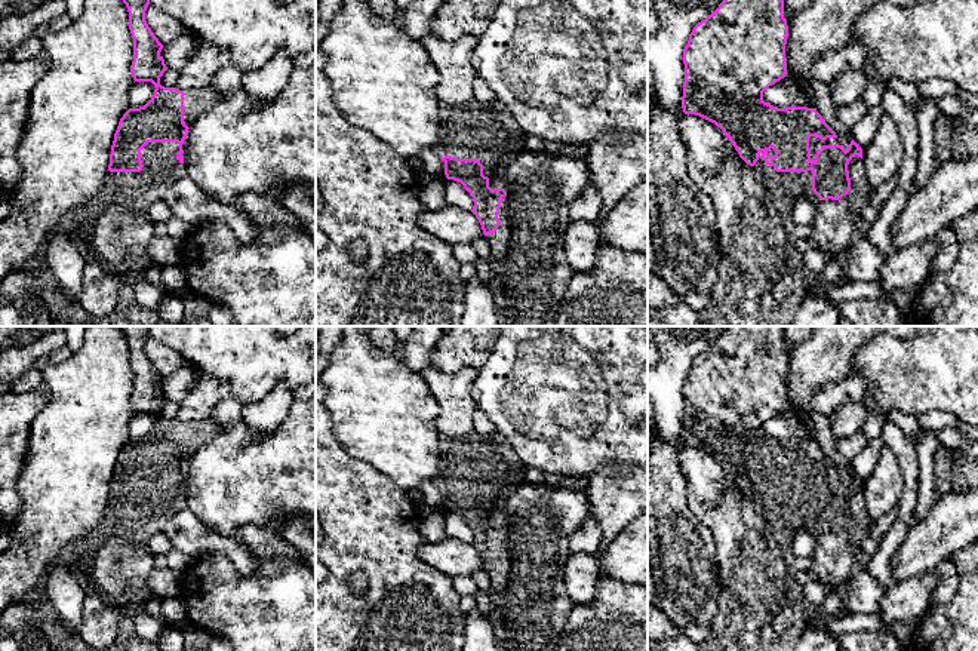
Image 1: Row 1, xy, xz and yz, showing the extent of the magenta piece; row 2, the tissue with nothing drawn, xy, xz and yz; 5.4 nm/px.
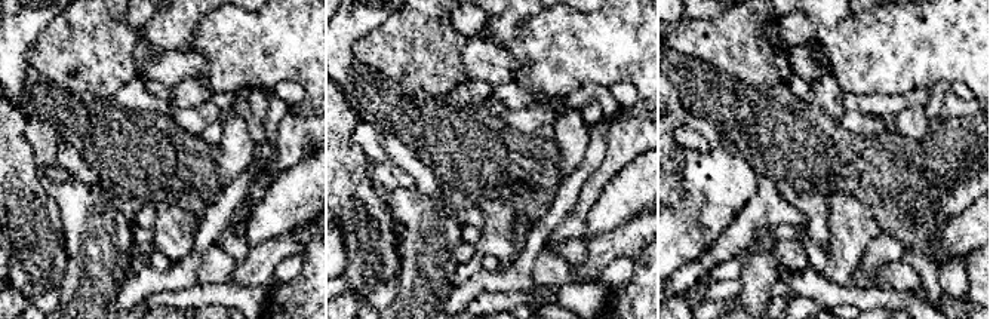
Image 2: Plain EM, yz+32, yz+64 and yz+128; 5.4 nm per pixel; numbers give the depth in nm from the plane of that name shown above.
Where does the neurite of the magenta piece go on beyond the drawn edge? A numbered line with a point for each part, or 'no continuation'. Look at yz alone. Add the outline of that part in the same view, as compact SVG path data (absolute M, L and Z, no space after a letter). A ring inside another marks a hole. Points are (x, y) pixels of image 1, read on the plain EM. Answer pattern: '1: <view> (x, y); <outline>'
1: yz (815, 476); M852 467L846 469L846 470L827 470L824 475L816 470L816 469L811 469L809 470L809 482L811 482L811 492L815 492L815 486L824 479L824 477L834 477L839 476L842 477L845 482L848 482L849 476L852 473Z

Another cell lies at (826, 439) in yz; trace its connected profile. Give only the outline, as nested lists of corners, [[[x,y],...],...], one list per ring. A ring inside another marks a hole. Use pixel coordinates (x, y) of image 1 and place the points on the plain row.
[[[818,412],[809,414],[815,432],[816,432],[816,443],[822,448],[825,455],[836,464],[837,469],[846,470],[851,467],[851,461],[846,460],[837,449],[837,440],[839,437],[833,433],[830,420],[825,415],[821,415]]]

